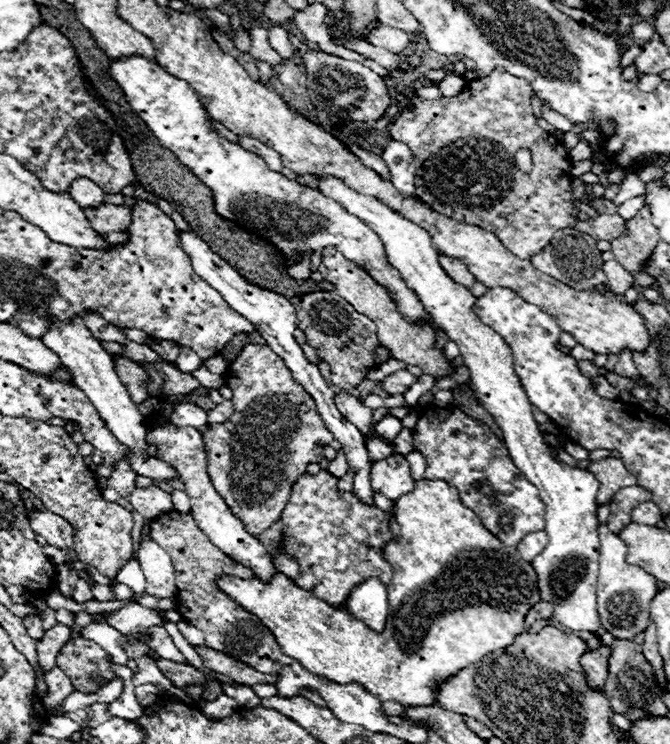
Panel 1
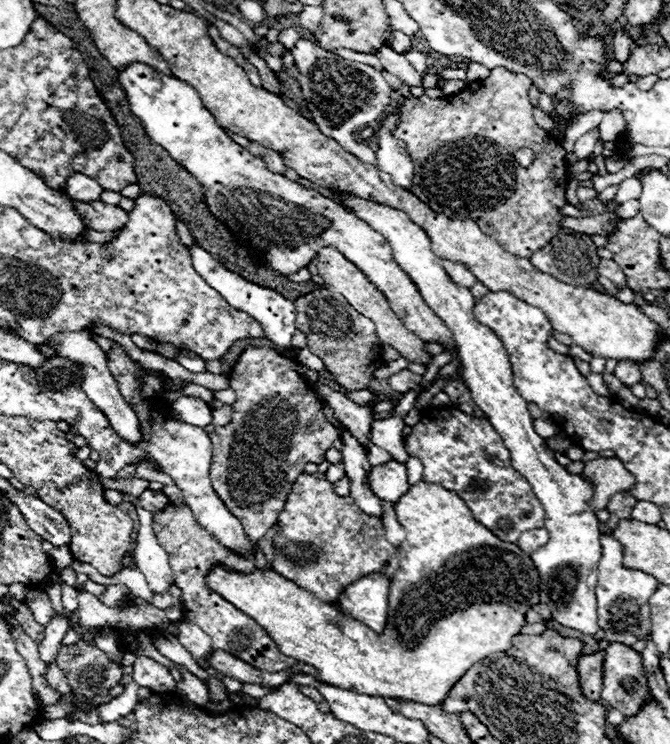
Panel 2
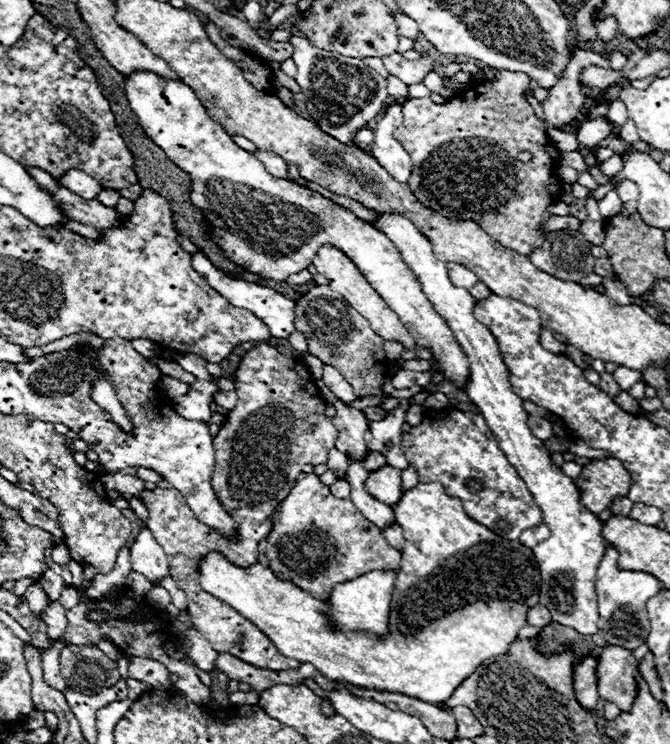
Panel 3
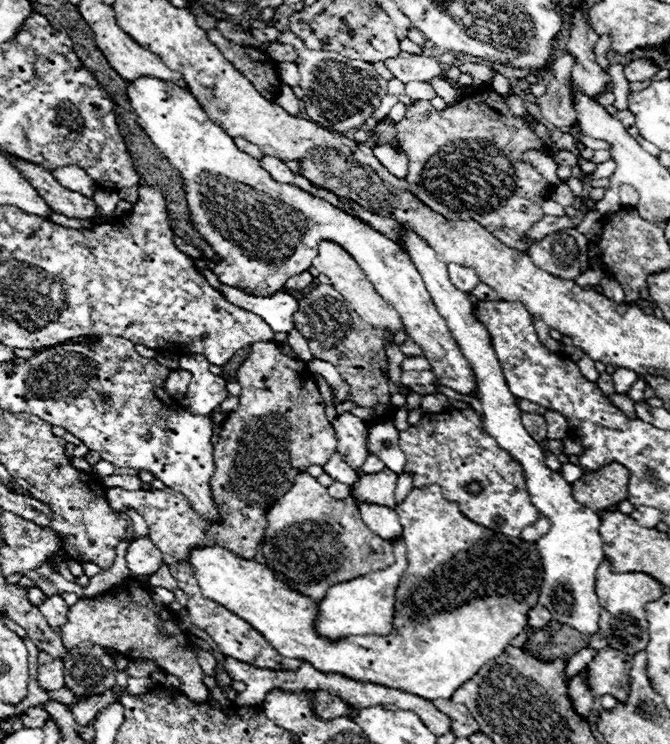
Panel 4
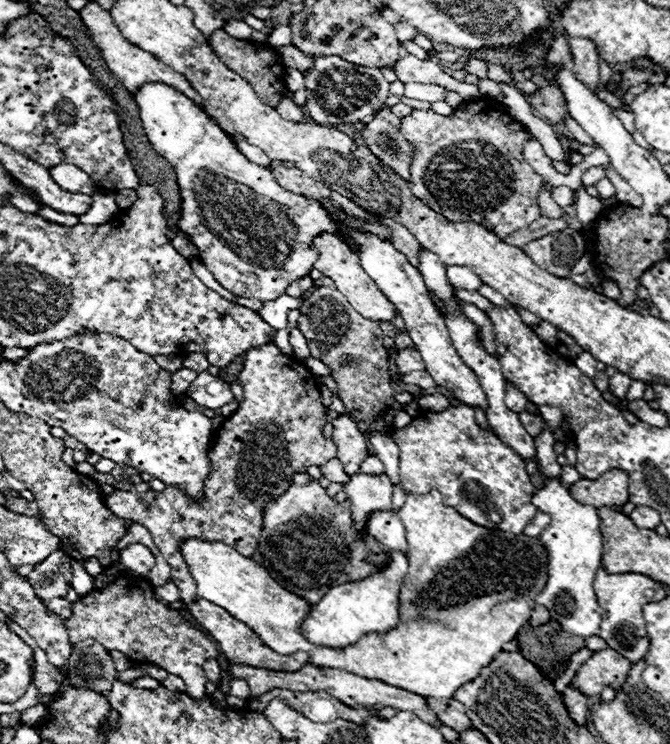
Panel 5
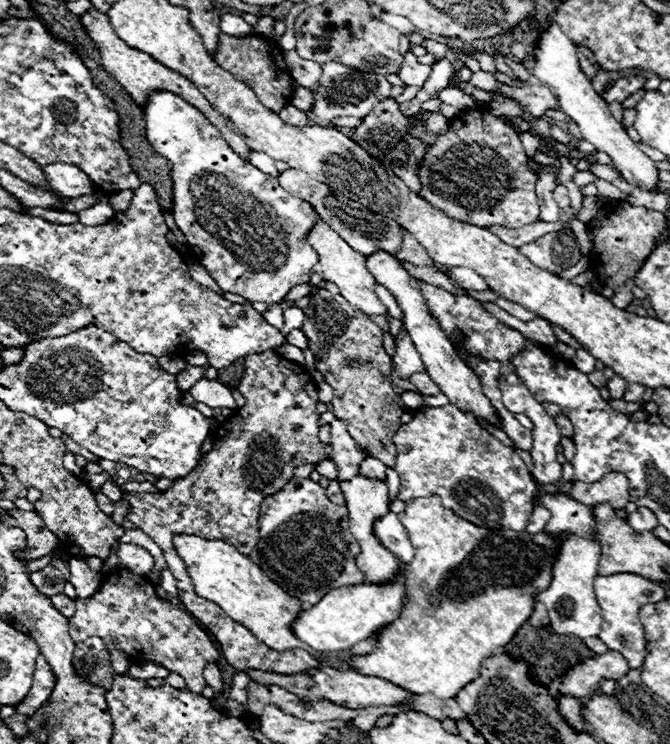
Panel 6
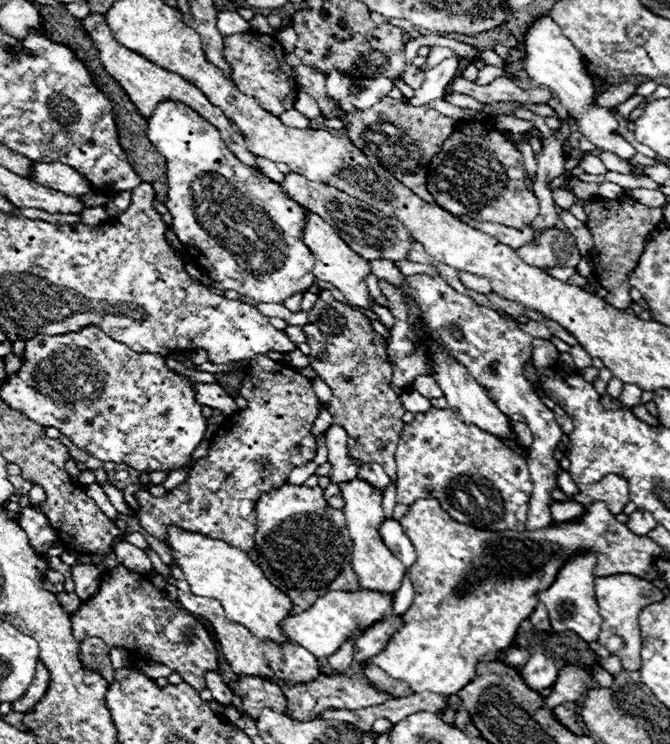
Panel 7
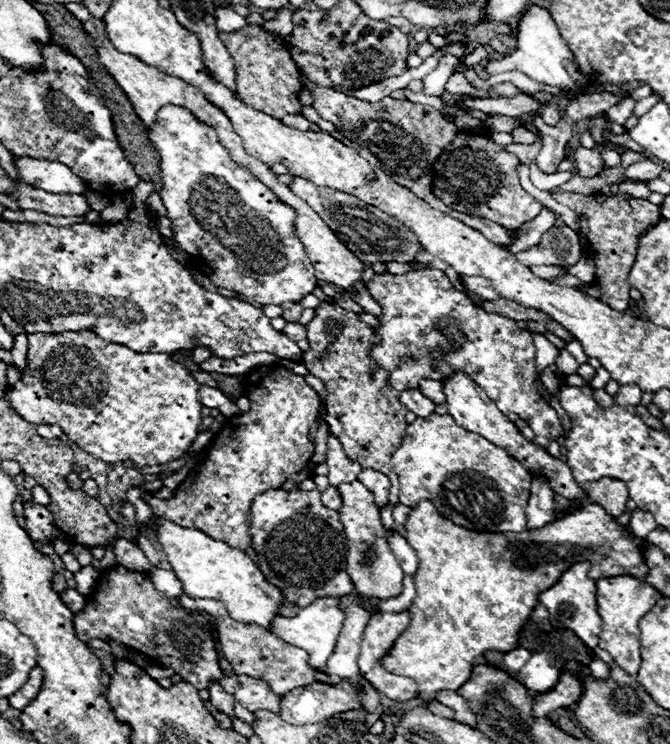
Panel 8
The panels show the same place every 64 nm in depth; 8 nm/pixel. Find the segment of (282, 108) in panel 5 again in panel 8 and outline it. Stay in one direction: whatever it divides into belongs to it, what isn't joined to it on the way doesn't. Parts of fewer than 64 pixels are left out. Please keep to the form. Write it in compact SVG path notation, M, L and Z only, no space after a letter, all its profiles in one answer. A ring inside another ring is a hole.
M290 114L290 116L284 116L282 122L290 128L298 128L298 130L310 130L310 122L302 116L302 114Z

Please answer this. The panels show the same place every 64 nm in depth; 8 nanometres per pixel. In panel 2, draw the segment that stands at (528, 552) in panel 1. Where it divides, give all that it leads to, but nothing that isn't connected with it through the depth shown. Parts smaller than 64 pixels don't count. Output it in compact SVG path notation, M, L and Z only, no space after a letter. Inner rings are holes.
M538 528L538 530L530 530L530 532L524 532L520 538L518 538L518 546L526 552L526 554L532 554L536 548L540 548L542 544L548 542L548 530L546 528Z

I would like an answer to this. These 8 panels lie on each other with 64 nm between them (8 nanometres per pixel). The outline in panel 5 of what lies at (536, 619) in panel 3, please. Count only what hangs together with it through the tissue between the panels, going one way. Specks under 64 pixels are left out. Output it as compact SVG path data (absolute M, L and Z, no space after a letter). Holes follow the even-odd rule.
M536 604L536 606L534 606L534 612L532 612L532 616L530 616L530 624L532 624L532 626L540 626L540 624L548 624L548 622L550 622L548 610L546 610L544 606Z

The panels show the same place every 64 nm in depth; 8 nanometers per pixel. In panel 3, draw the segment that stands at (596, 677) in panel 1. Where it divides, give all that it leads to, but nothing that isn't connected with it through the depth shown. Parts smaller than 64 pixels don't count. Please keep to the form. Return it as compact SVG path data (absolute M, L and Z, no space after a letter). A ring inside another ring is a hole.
M586 658L574 670L574 694L580 706L586 710L592 710L600 700L596 692L596 664L596 658Z

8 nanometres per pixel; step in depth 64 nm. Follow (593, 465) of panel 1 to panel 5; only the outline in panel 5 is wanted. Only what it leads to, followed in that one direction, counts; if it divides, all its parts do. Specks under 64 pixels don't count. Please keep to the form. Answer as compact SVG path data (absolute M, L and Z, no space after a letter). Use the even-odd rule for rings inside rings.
M622 470L604 472L598 480L578 480L570 484L574 500L600 508L600 506L624 506L628 502L628 476Z

